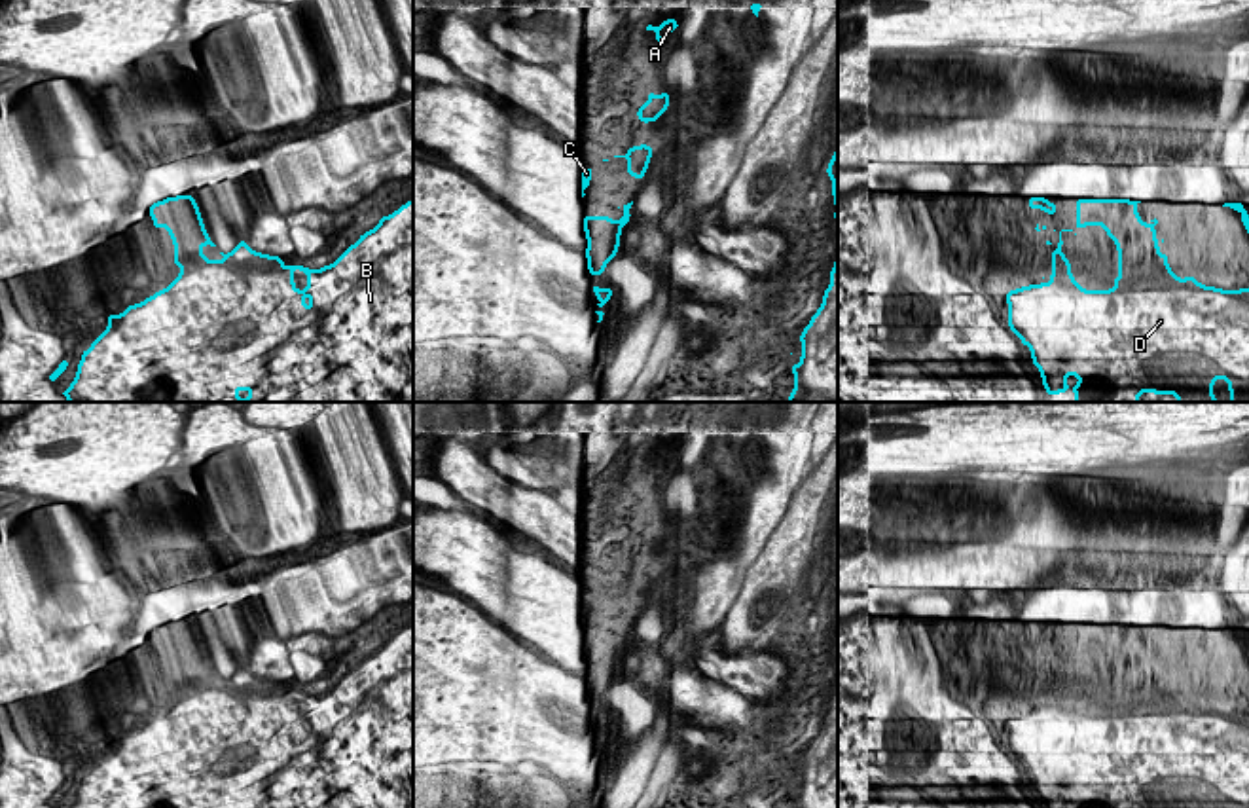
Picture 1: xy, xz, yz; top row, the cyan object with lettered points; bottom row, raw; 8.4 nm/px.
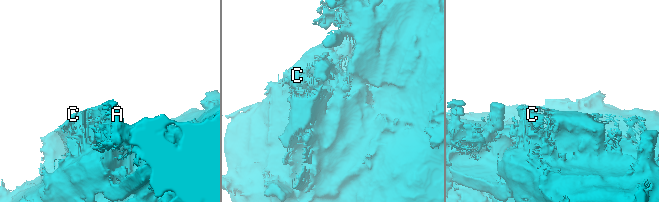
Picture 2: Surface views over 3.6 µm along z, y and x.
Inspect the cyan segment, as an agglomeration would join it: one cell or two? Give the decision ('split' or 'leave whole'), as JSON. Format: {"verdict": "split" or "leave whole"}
{"verdict": "leave whole"}

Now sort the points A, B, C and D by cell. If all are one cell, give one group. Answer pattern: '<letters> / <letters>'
A B C D

